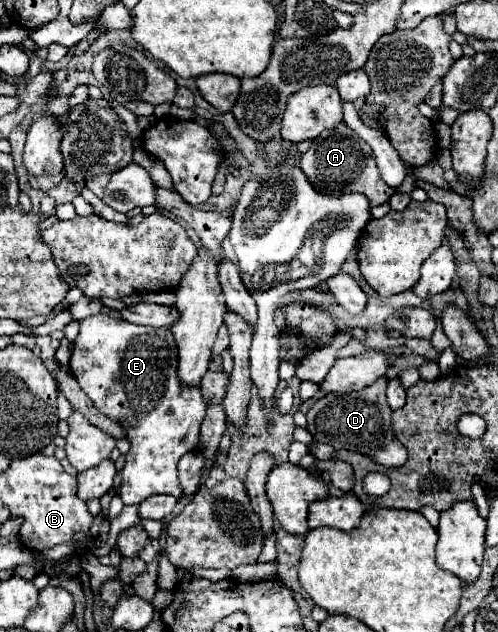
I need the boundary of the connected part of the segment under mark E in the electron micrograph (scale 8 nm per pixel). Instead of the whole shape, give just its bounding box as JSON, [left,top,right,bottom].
[69,314,207,504]

